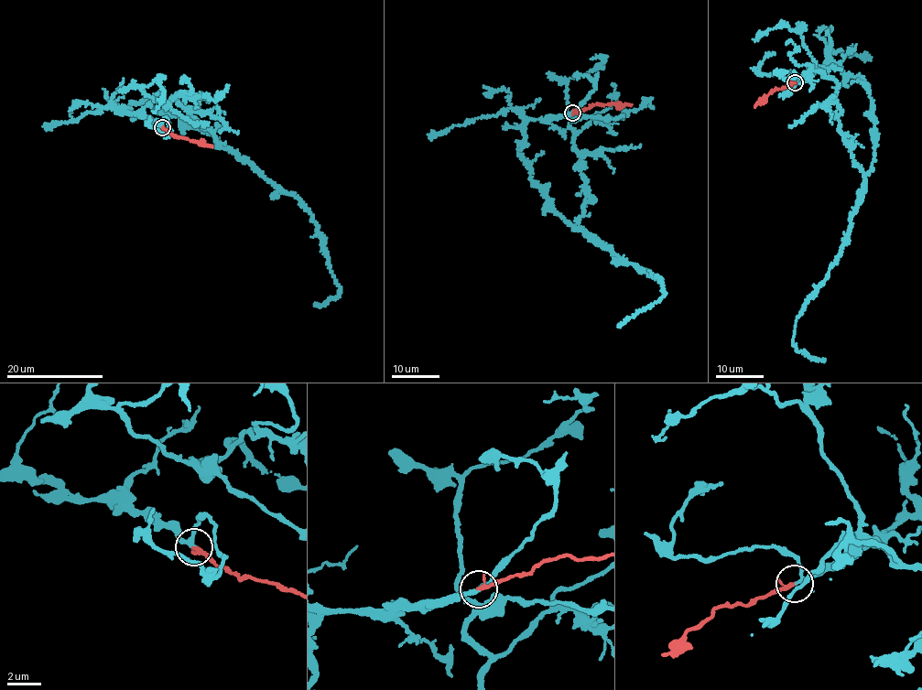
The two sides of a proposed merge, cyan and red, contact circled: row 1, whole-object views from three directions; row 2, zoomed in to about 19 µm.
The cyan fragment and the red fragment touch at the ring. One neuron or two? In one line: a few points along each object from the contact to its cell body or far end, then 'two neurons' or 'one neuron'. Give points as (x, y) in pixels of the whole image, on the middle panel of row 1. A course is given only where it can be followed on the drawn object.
cyan via (572, 113), (531, 119), (518, 145), (532, 179), (558, 214), (626, 263), (659, 277), (660, 300), (617, 327) | red via (572, 113), (599, 103), (630, 104) | one neuron

